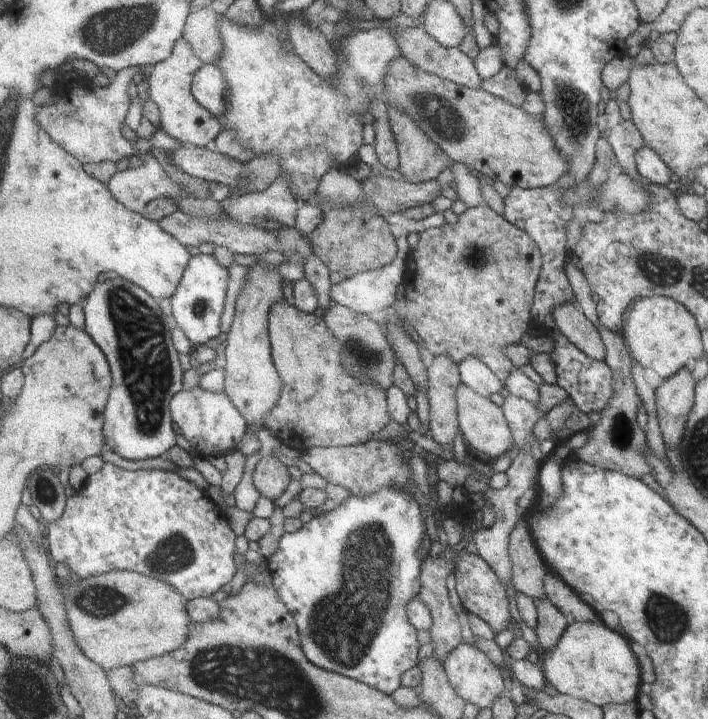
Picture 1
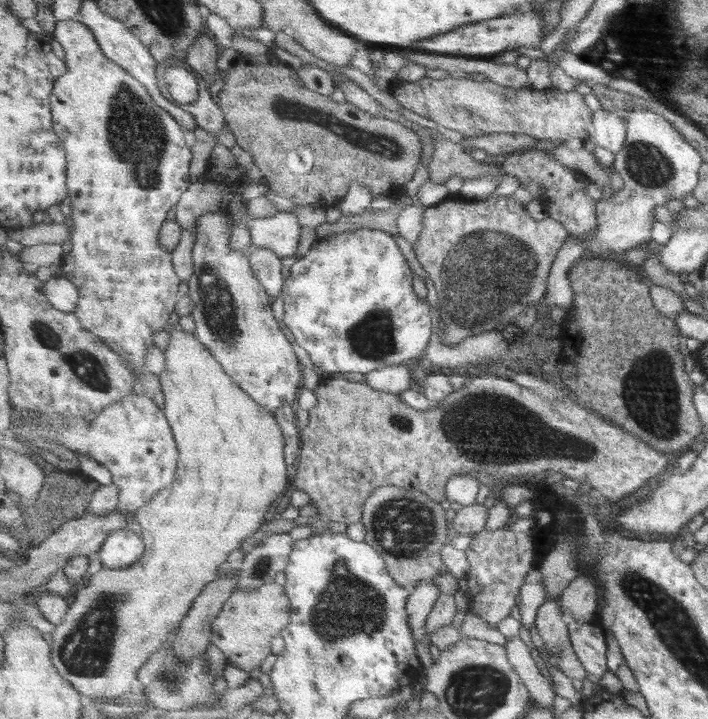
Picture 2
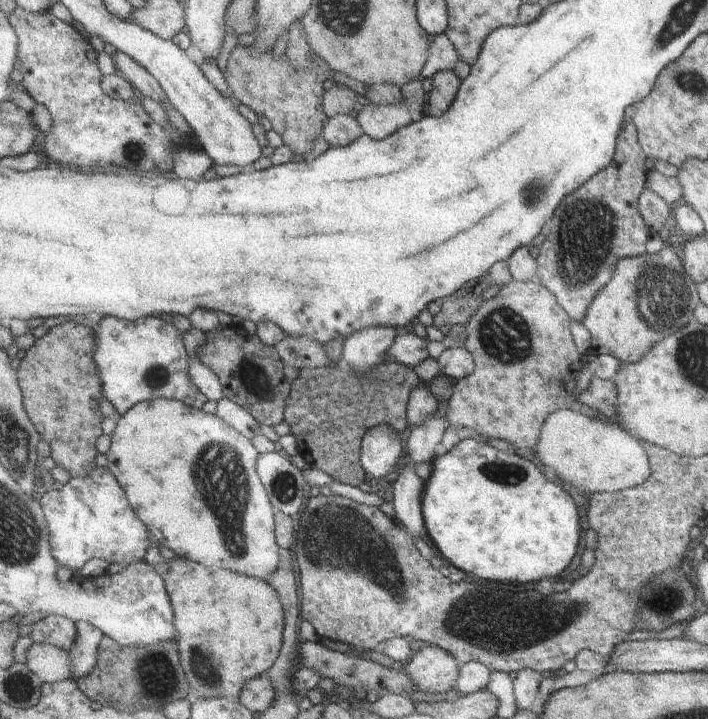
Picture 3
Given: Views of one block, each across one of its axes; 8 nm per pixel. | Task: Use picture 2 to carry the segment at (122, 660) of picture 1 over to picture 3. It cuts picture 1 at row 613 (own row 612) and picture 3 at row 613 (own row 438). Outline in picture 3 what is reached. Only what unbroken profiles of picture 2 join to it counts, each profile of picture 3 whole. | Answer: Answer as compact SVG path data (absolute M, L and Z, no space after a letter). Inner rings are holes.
M175 557L155 564L168 590L176 625L180 634L179 652L188 679L192 684L192 697L224 695L239 700L243 687L253 677L267 675L279 658L284 643L285 613L273 586L267 582L229 570L209 570L203 564Z

